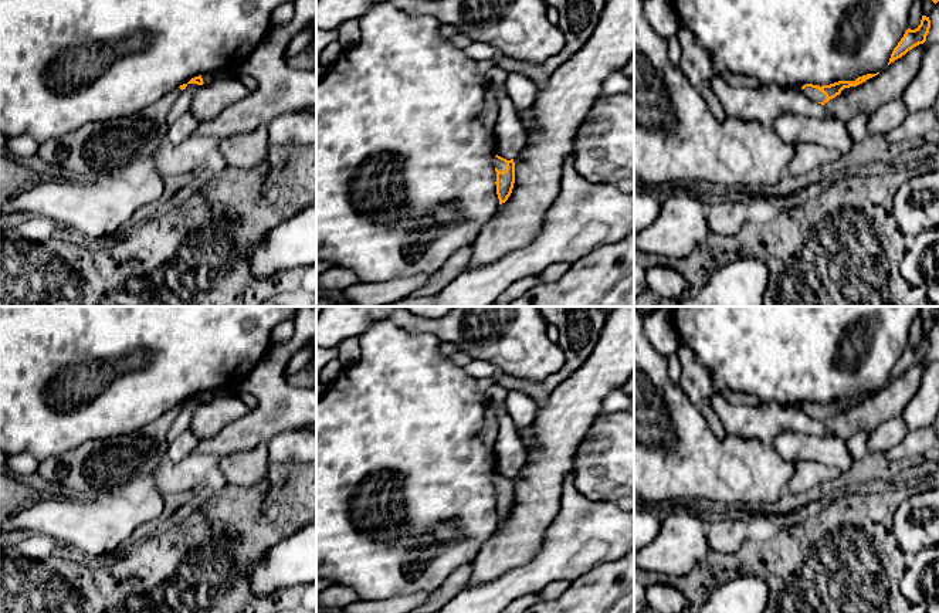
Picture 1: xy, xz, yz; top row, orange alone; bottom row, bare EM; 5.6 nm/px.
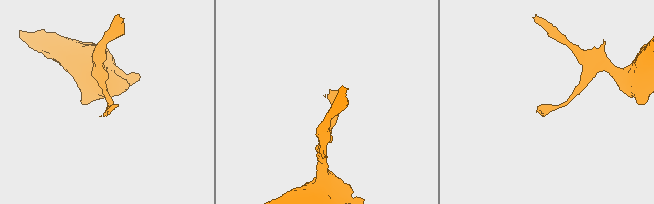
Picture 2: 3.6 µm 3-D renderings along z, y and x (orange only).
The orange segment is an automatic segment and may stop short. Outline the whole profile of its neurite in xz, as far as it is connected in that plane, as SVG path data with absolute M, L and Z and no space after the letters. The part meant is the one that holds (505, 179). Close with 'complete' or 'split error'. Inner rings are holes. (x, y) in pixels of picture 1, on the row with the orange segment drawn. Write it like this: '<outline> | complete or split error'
M501 156L494 159L495 172L496 172L496 194L499 204L505 203L512 193L515 183L515 162L513 159L506 160Z | split error

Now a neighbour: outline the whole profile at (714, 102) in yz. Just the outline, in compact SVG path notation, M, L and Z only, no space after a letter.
M705 84L701 88L701 94L702 94L704 99L706 101L709 109L712 111L713 116L718 121L723 121L726 118L726 112L723 109L721 99L718 98L715 91L712 89L712 87L709 84Z

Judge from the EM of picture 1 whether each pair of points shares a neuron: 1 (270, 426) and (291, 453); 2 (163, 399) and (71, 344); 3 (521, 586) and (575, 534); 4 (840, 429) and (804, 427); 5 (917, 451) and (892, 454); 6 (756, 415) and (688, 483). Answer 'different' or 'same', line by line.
1: different
2: same
3: same
4: different
5: same
6: different

